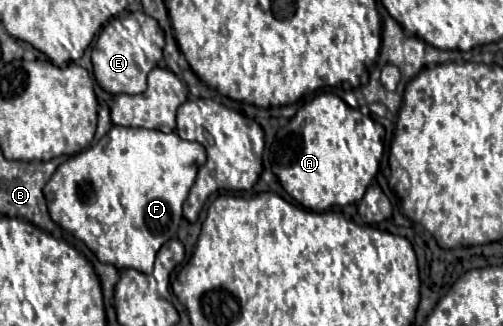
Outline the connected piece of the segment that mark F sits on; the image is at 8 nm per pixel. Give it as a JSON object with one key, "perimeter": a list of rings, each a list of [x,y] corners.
{"perimeter":[[[113,126],[97,144],[89,146],[87,150],[71,156],[69,160],[65,160],[57,170],[55,174],[51,176],[51,180],[45,184],[43,188],[43,194],[47,198],[47,210],[53,218],[53,222],[57,222],[61,228],[65,228],[67,232],[71,232],[75,238],[83,240],[87,244],[87,248],[91,252],[95,252],[95,256],[101,260],[101,262],[107,262],[107,264],[113,264],[117,268],[135,268],[139,272],[153,272],[153,262],[155,262],[155,254],[157,250],[169,242],[171,238],[177,236],[177,228],[179,228],[179,222],[181,222],[181,206],[183,202],[187,200],[187,194],[189,194],[189,188],[199,172],[199,166],[205,164],[205,148],[197,142],[189,142],[189,140],[183,140],[179,138],[175,132],[171,134],[165,134],[165,132],[159,132],[159,130],[145,130],[145,128],[125,128],[125,126]]]}

